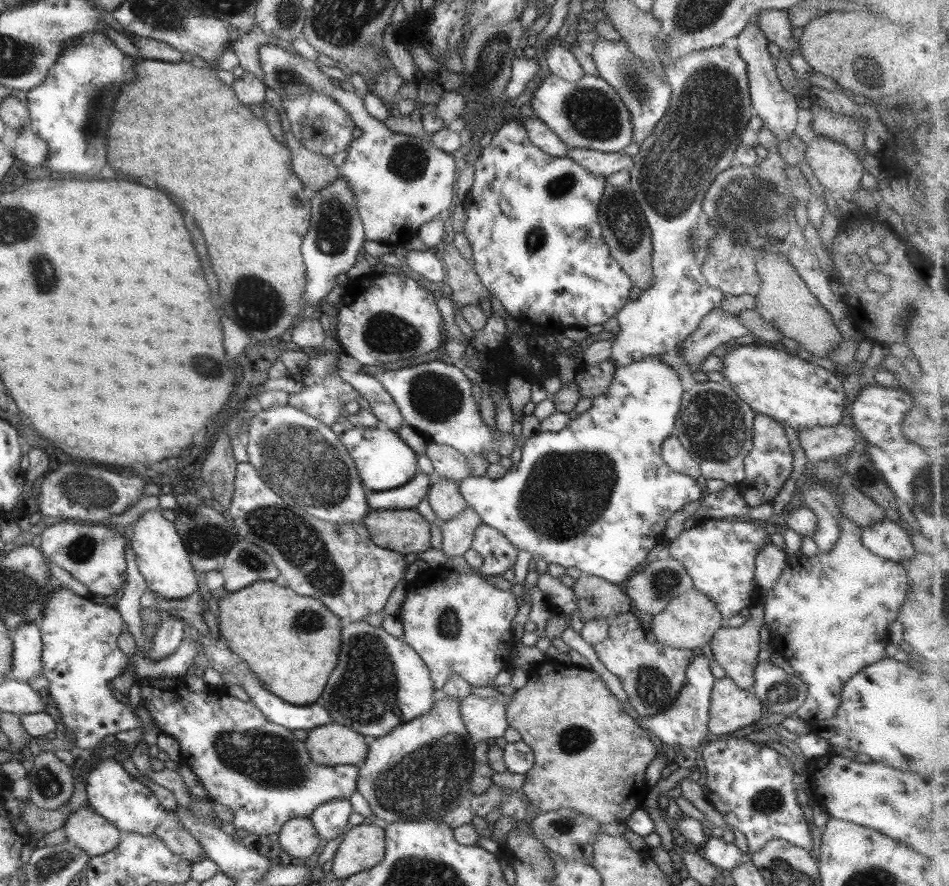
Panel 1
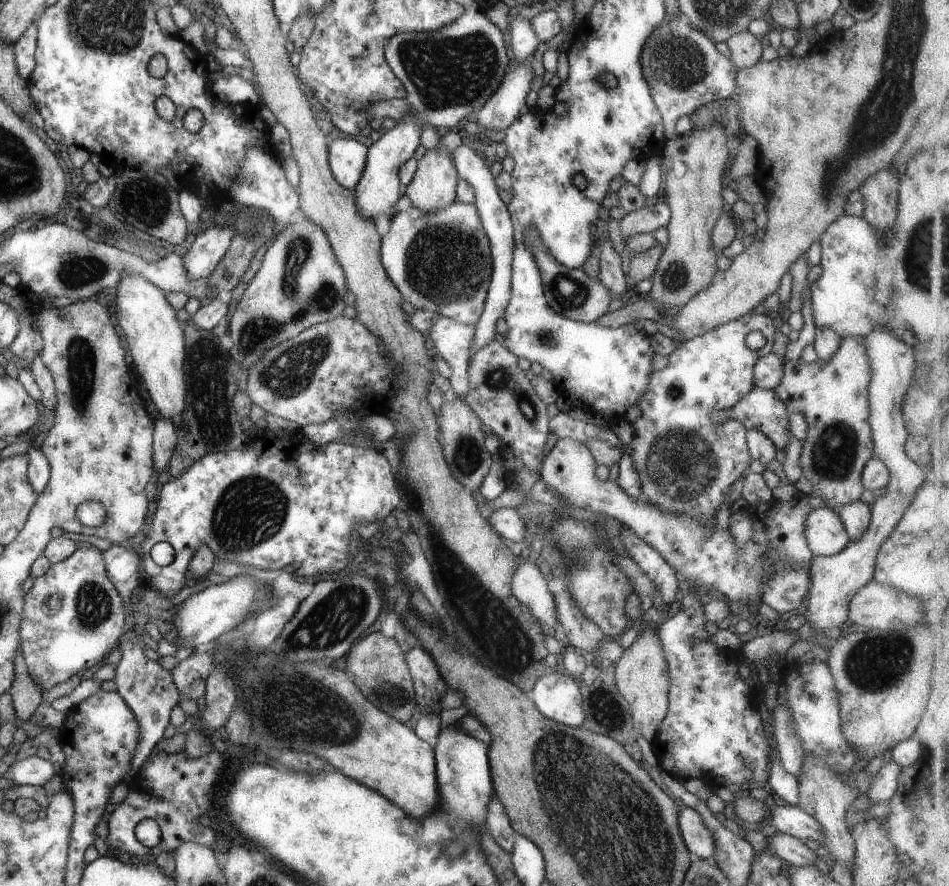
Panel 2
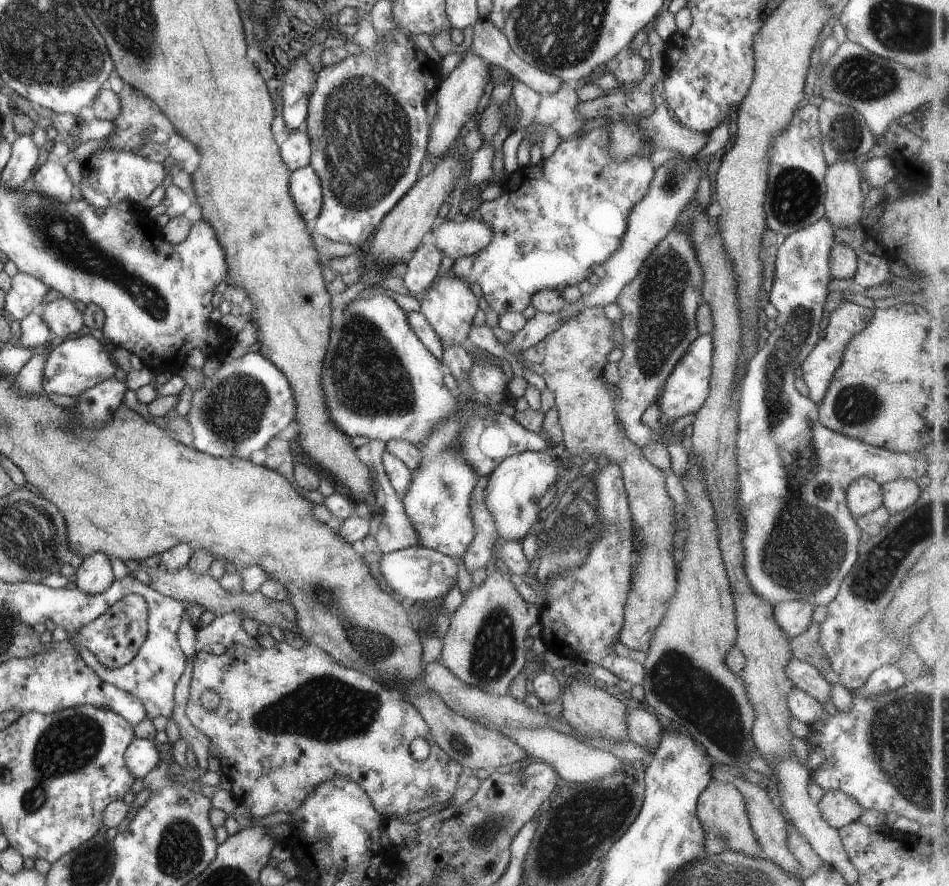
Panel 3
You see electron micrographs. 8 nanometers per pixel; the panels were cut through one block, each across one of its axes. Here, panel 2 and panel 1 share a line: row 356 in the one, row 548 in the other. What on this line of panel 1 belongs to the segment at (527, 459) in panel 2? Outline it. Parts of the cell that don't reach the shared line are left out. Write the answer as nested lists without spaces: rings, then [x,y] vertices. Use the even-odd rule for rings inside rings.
[[[482,521],[475,527],[470,548],[482,558],[479,572],[482,575],[497,576],[512,570],[517,549],[498,530],[492,529]]]

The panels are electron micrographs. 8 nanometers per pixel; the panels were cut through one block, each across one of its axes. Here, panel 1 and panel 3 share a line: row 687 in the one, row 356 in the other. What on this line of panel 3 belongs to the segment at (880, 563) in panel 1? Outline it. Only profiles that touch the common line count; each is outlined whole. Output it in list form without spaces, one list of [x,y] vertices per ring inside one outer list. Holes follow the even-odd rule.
[[[847,301],[841,302],[835,310],[829,313],[827,325],[825,326],[825,336],[817,340],[811,352],[799,361],[799,370],[805,386],[807,387],[807,398],[818,405],[823,398],[824,392],[829,386],[829,381],[833,378],[835,369],[839,366],[843,352],[849,342],[864,326],[871,320],[874,309],[862,307]]]

